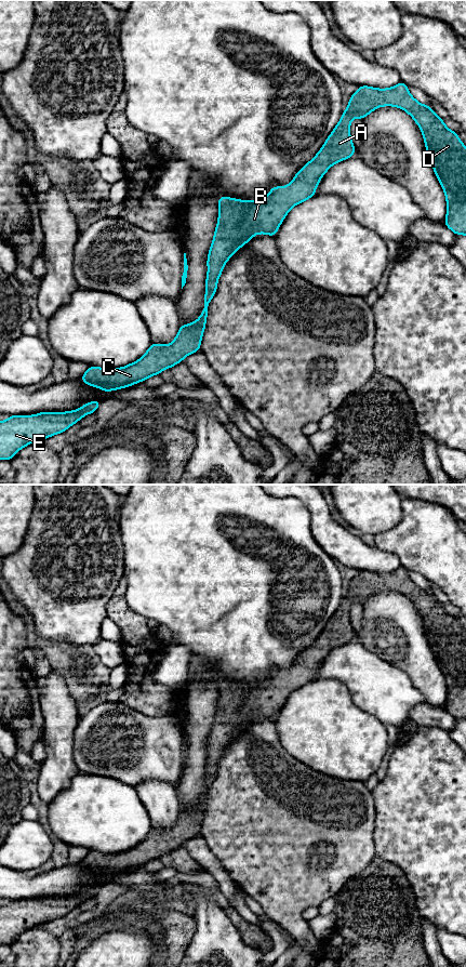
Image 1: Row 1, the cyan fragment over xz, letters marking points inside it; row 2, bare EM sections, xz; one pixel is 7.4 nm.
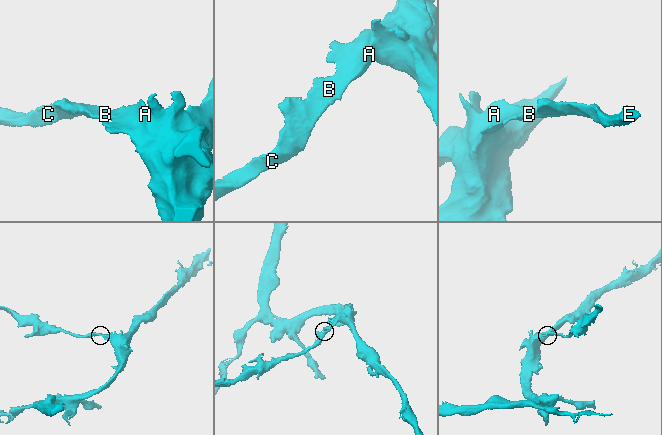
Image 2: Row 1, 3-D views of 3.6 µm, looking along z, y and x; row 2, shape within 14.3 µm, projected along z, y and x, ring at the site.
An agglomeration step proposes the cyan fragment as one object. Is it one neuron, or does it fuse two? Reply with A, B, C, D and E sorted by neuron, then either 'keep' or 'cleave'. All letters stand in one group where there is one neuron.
groups A B C D E; keep

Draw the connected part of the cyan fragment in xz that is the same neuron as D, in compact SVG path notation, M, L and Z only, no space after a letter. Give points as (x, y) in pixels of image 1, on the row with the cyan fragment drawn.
M402 81L388 89L360 85L350 96L347 109L319 153L295 174L289 185L271 187L263 200L242 201L219 196L217 226L207 261L204 306L199 319L181 324L171 344L151 343L137 361L116 369L90 366L80 380L103 392L125 388L199 352L209 304L216 292L225 263L256 234L275 238L289 211L315 196L316 187L329 168L355 155L349 131L351 119L362 120L381 106L405 110L422 130L429 160L447 199L444 225L455 235L466 235L466 146L456 132L449 130L429 105L418 103Z

